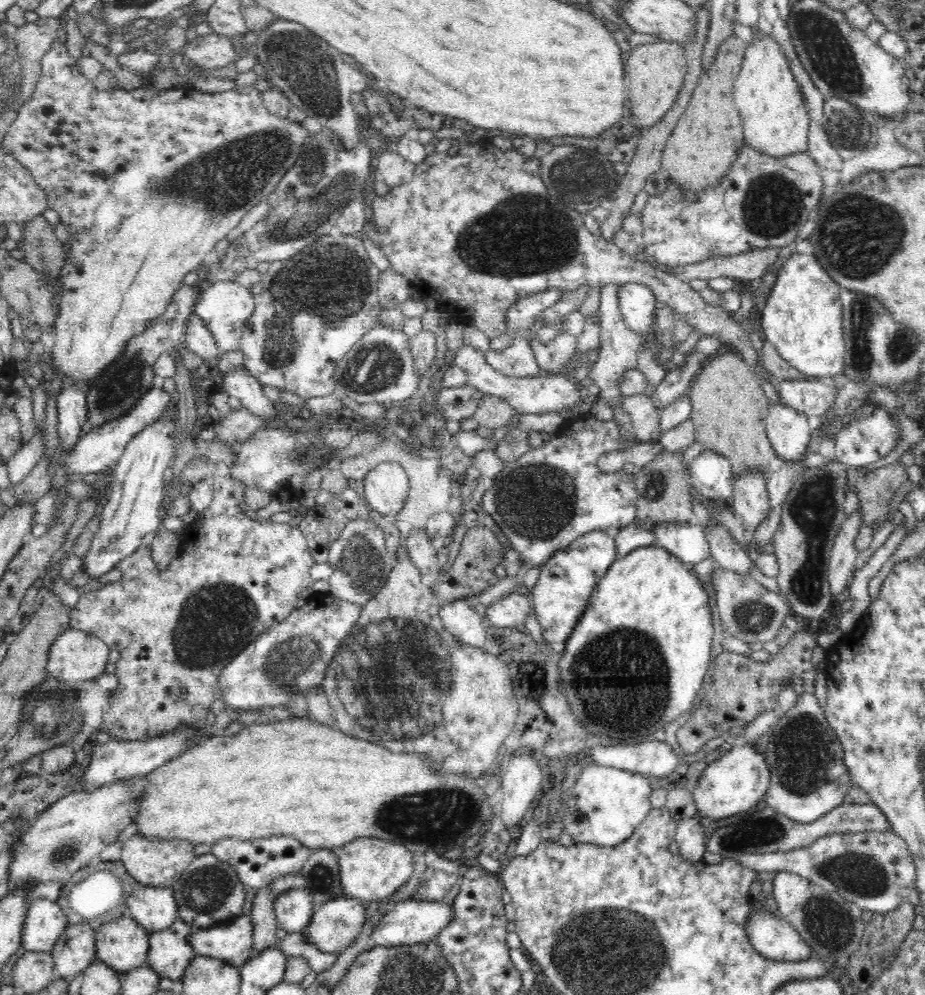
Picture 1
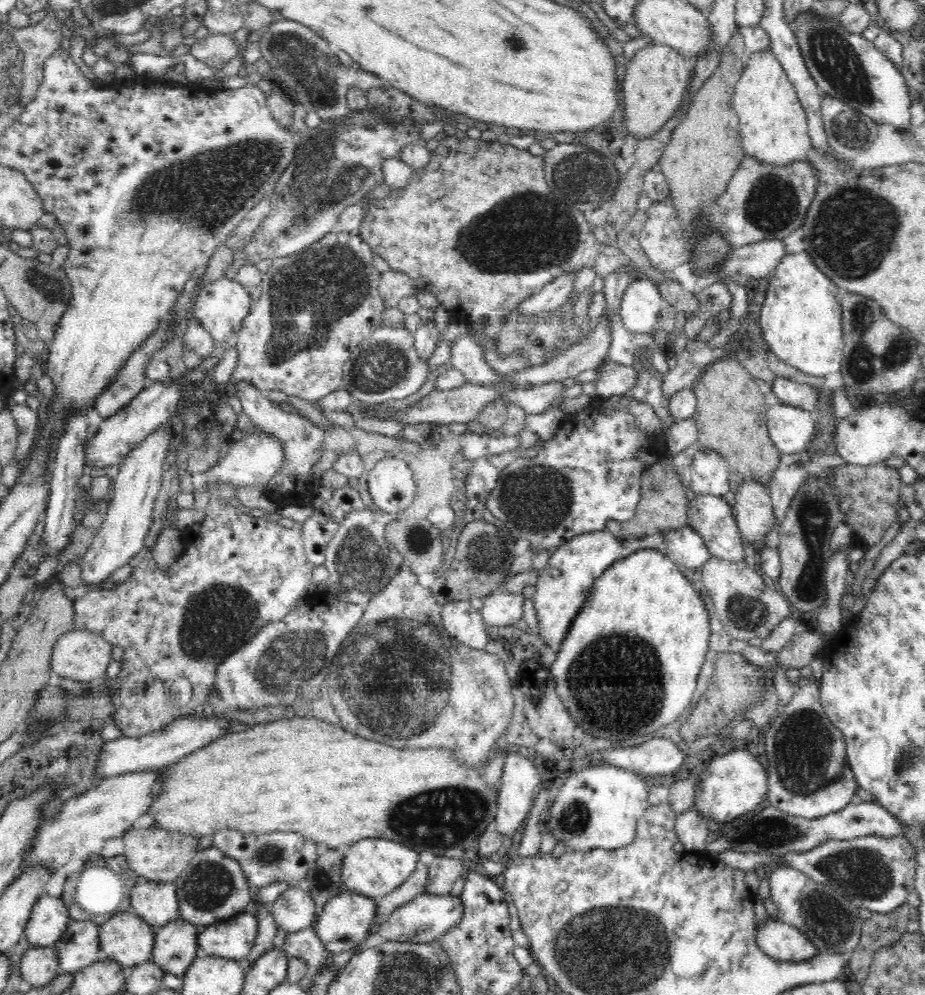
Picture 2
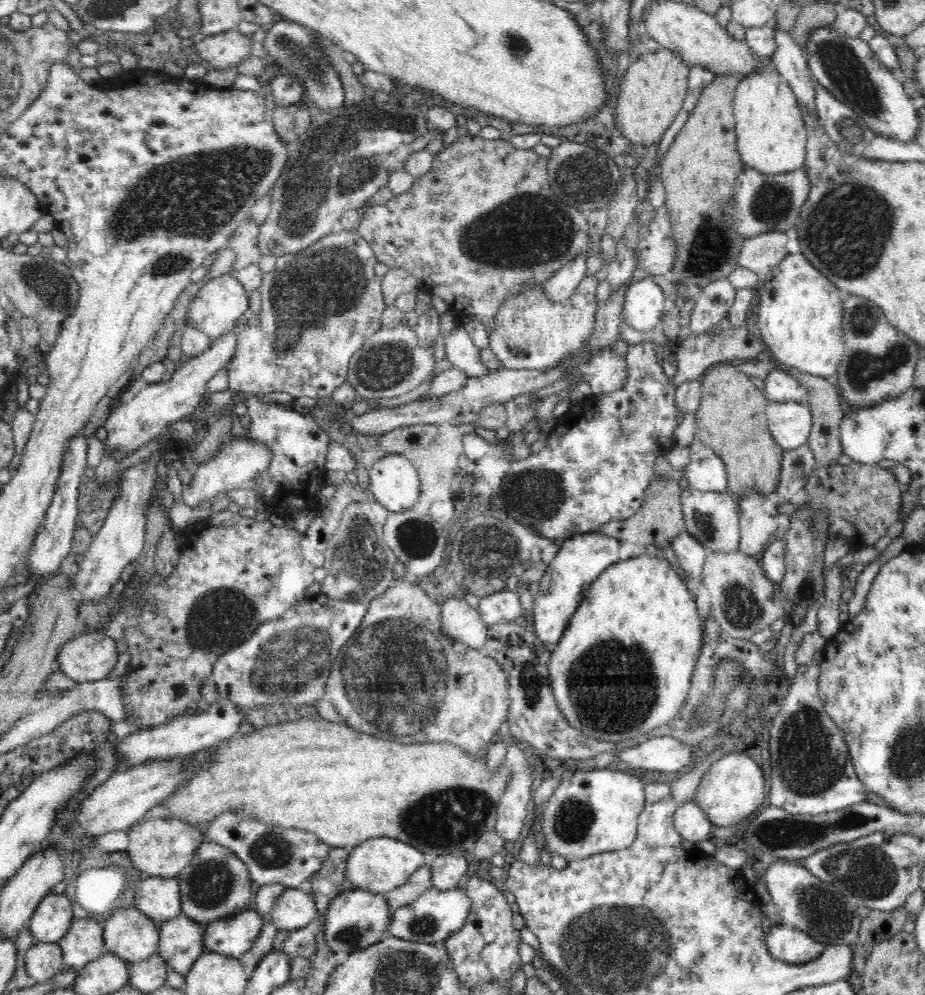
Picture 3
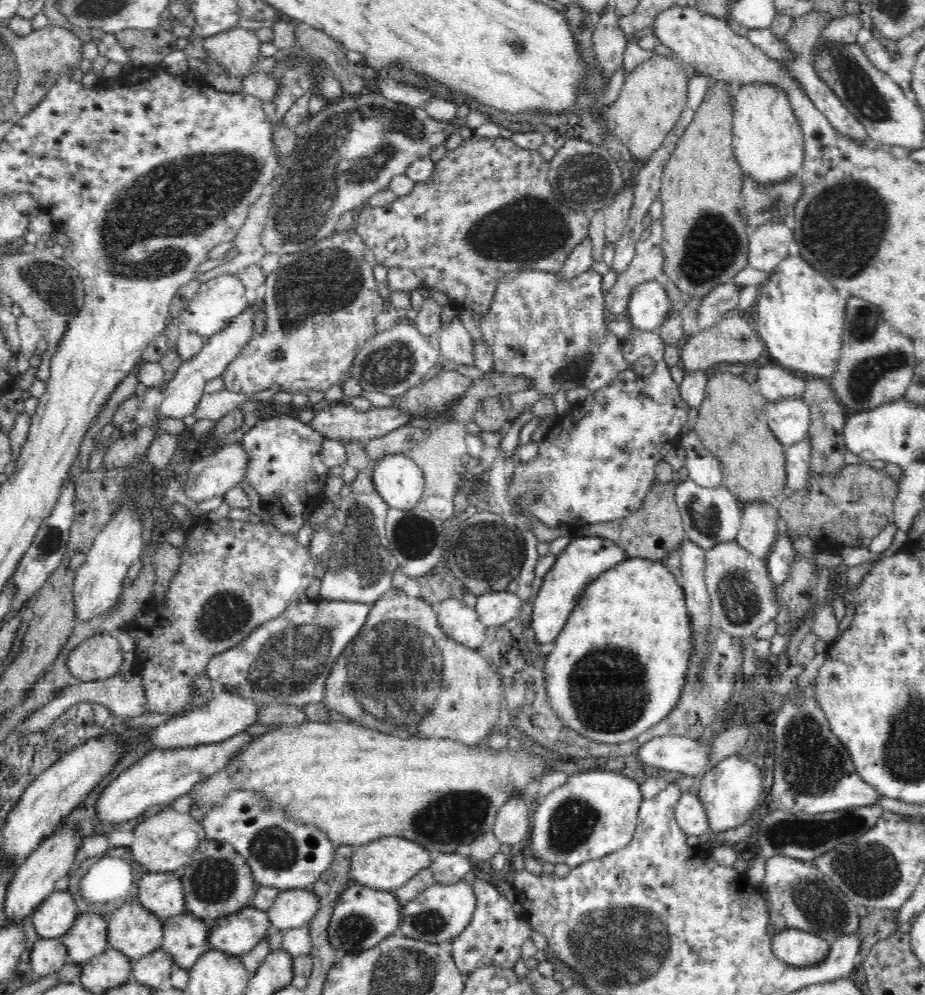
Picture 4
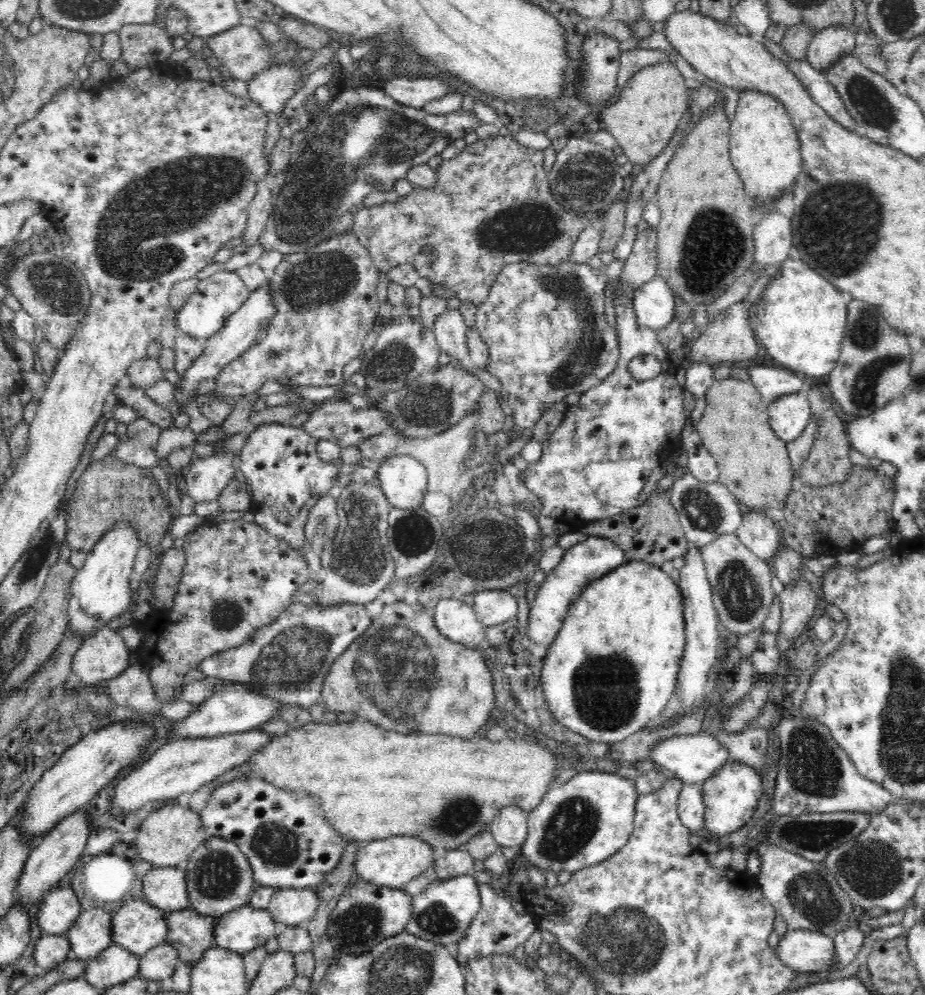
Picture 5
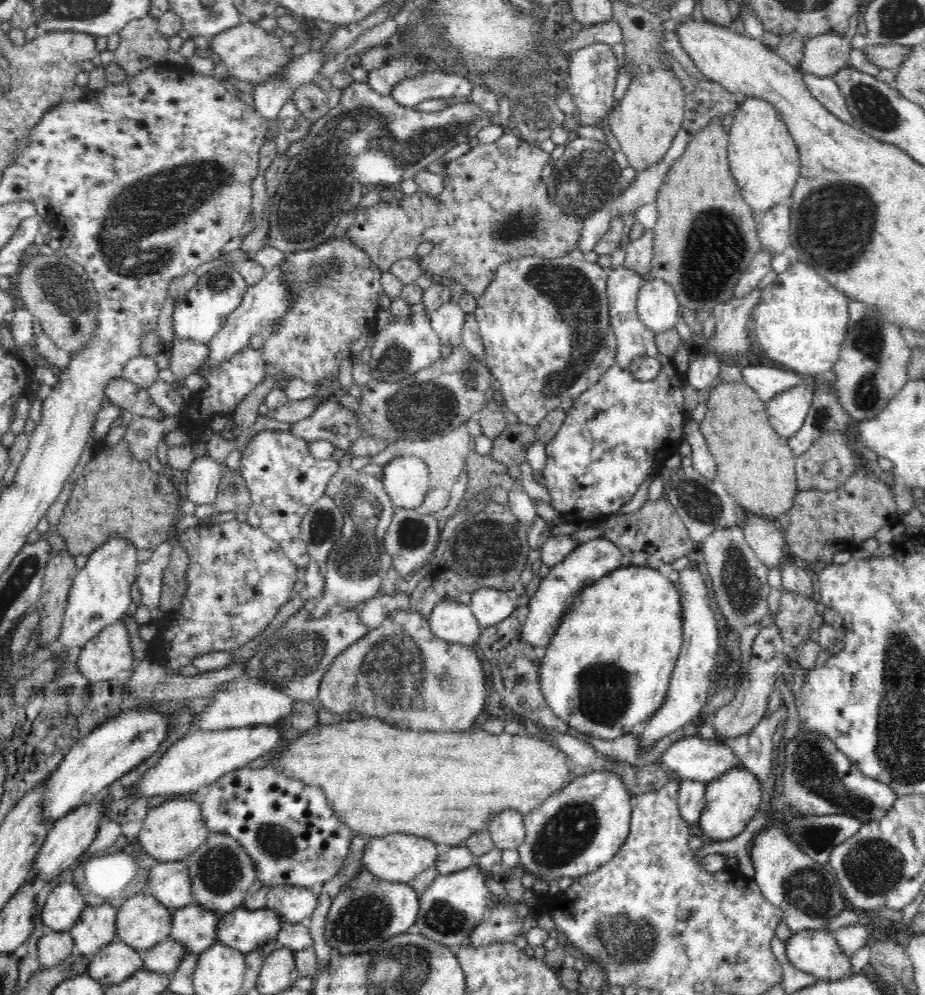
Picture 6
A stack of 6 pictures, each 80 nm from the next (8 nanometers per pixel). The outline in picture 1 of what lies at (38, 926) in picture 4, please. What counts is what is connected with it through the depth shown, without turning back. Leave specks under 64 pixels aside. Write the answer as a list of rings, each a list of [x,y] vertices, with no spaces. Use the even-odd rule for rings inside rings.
[[[42,897],[28,905],[22,927],[21,946],[26,952],[51,953],[67,927],[67,918],[57,901]]]

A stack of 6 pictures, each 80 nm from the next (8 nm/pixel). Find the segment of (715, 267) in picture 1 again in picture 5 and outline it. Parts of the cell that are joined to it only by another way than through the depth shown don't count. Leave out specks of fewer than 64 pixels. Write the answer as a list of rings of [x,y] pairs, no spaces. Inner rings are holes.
[[[778,210],[768,213],[753,230],[756,267],[778,265],[789,259],[793,247],[791,221]]]

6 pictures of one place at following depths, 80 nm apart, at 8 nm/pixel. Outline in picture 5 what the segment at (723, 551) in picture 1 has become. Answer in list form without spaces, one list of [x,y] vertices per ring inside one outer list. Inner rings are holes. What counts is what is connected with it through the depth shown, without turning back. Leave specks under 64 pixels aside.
[[[688,472],[673,483],[670,493],[685,537],[696,547],[706,546],[722,534],[735,534],[742,524],[745,509],[719,481],[702,482]]]

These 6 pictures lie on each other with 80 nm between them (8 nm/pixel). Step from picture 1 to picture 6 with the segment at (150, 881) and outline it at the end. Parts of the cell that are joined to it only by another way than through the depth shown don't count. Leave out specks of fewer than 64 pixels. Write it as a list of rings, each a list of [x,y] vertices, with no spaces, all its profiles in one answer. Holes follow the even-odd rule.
[[[191,796],[175,797],[148,812],[138,836],[141,850],[157,862],[187,859],[210,834],[203,821],[200,802]]]

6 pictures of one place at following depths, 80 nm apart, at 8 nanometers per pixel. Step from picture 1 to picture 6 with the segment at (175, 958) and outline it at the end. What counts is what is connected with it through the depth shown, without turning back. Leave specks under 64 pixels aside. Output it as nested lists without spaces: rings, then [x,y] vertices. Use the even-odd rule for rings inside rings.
[[[188,904],[173,910],[169,938],[181,942],[188,954],[200,956],[217,938],[220,917],[199,904]]]

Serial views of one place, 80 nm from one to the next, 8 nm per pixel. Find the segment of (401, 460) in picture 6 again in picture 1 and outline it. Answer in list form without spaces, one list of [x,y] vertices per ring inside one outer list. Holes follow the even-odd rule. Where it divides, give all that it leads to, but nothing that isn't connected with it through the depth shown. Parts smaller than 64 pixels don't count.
[[[386,462],[376,466],[364,478],[362,497],[372,510],[392,519],[407,501],[408,482],[406,471],[401,466]]]

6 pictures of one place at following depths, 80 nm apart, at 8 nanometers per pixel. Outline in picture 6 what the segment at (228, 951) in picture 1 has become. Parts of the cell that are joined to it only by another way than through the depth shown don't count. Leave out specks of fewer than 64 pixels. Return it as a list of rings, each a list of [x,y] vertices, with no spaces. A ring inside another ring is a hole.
[[[267,906],[258,909],[236,909],[232,912],[225,913],[220,917],[217,928],[216,942],[224,944],[229,948],[234,948],[235,950],[238,950],[244,954],[252,953],[253,951],[260,950],[267,942],[271,942],[272,940],[276,942],[277,934],[279,933],[281,927],[281,922],[282,919],[280,919],[278,915],[274,914],[274,912],[269,910]]]

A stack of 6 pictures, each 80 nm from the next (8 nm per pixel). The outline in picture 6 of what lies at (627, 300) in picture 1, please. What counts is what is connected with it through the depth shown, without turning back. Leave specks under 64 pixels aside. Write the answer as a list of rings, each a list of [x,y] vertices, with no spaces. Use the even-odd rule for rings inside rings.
[[[662,279],[643,281],[636,306],[642,323],[654,334],[670,330],[679,322],[681,304],[673,286]]]

